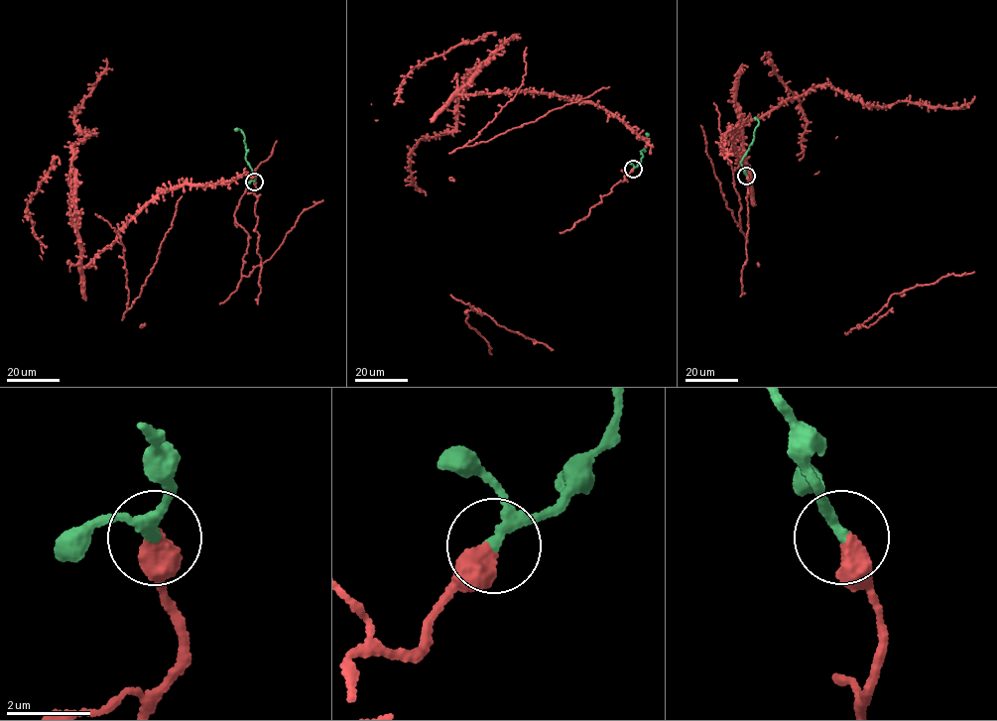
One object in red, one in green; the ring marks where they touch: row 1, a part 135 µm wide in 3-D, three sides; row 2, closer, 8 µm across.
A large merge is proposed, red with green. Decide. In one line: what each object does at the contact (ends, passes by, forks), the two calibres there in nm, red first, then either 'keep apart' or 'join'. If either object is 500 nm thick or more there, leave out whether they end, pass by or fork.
500 nm thick on the red side, 200 nm on the other; join

